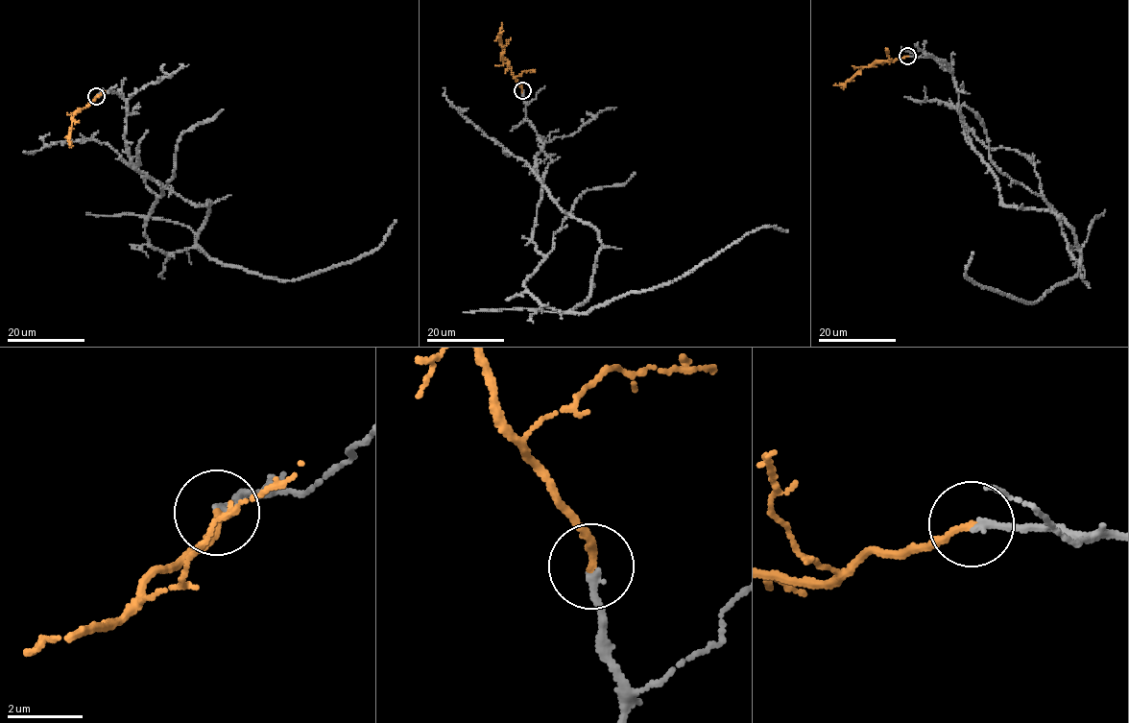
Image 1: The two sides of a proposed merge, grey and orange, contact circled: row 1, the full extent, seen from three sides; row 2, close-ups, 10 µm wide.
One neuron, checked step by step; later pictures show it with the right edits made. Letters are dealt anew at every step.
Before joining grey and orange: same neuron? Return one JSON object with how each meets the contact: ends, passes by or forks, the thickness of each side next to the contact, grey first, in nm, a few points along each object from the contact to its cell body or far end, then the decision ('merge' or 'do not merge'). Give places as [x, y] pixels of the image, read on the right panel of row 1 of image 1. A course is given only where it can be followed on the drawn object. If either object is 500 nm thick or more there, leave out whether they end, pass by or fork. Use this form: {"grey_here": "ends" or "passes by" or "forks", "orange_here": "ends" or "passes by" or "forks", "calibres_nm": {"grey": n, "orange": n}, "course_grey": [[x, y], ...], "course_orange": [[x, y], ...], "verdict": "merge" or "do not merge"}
{"grey_here": "ends", "orange_here": "ends", "calibres_nm": {"grey": 200, "orange": 200}, "course_grey": [[907, 56], [944, 62], [1002, 204], [1053, 211], [1081, 260], [1057, 212], [997, 169], [965, 106]], "course_orange": [[906, 56], [892, 61], [877, 60], [863, 67], [842, 84], [834, 84]], "verdict": "merge"}

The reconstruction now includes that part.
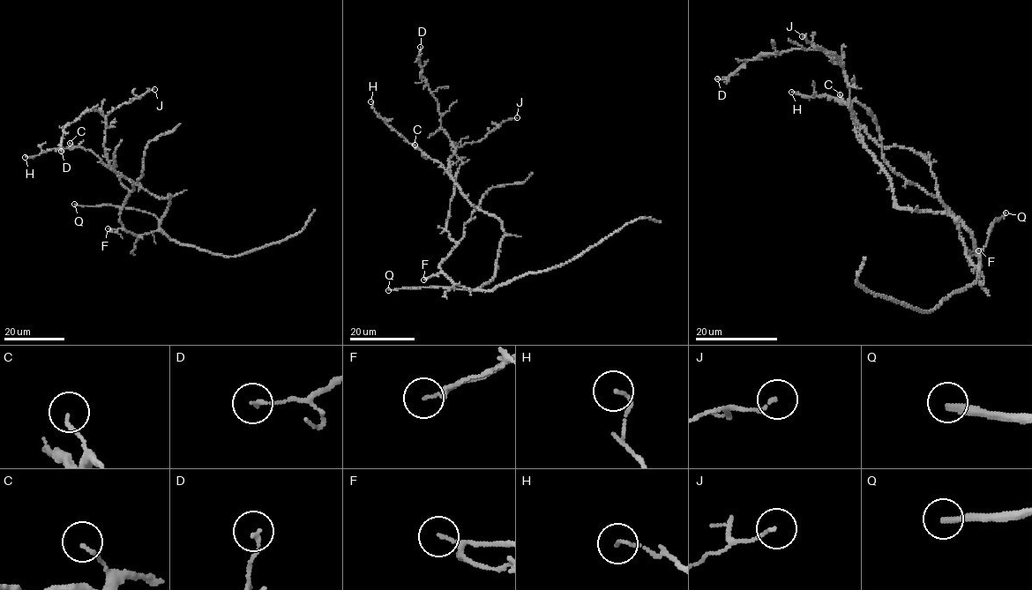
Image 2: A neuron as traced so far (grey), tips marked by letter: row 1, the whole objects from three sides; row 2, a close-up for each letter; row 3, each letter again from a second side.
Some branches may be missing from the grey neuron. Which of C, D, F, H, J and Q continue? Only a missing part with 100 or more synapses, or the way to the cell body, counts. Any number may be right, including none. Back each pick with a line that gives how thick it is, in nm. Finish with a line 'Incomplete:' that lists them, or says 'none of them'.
Q: 240 nm thick
Incomplete: Q

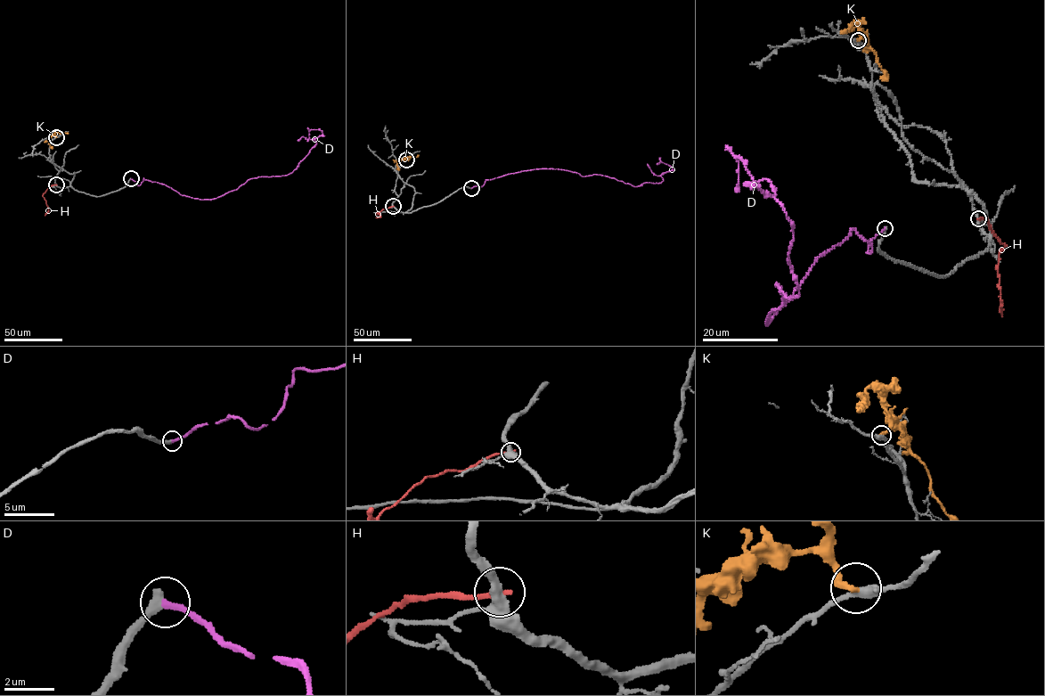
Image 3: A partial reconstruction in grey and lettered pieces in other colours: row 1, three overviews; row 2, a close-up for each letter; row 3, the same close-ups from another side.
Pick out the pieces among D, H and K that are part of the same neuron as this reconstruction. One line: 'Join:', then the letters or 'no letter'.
Join: D

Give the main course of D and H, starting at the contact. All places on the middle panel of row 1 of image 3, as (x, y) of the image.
D: (471, 188), (485, 180), (541, 168), (607, 176), (634, 186), (663, 181), (661, 175), (672, 167), (657, 163)
H: (393, 206), (377, 213), (380, 216), (376, 217)

